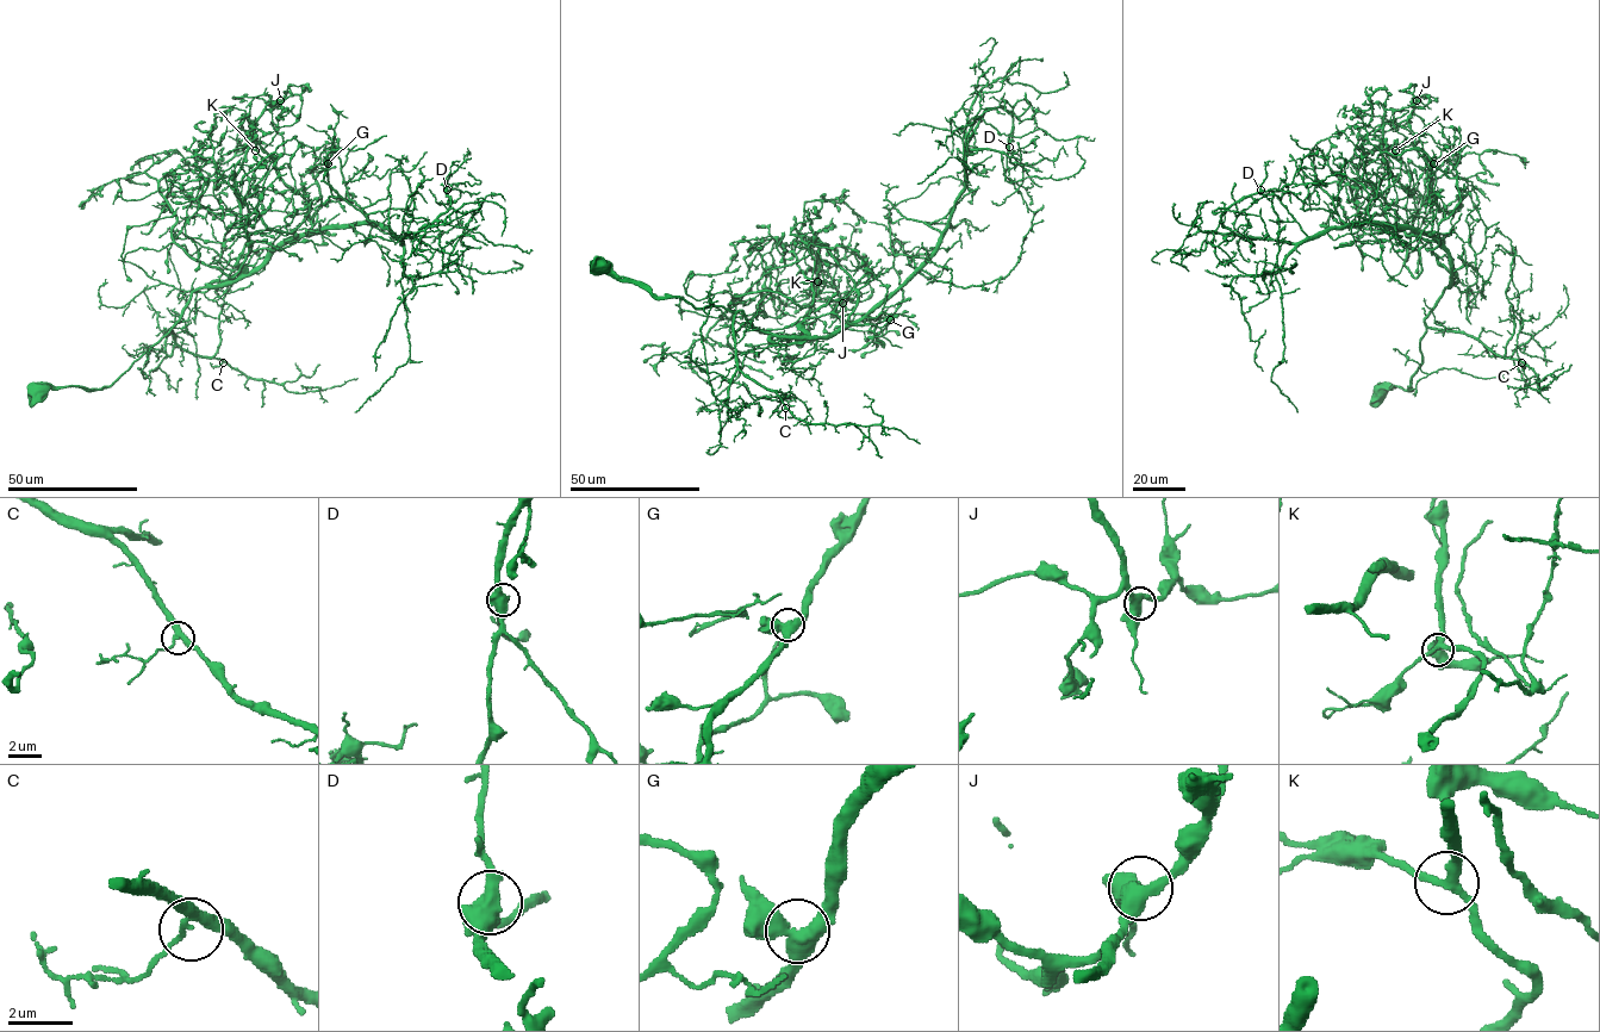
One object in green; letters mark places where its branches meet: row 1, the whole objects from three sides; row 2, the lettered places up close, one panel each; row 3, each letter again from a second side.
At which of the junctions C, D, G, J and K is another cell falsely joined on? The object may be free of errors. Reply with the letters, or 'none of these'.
D

